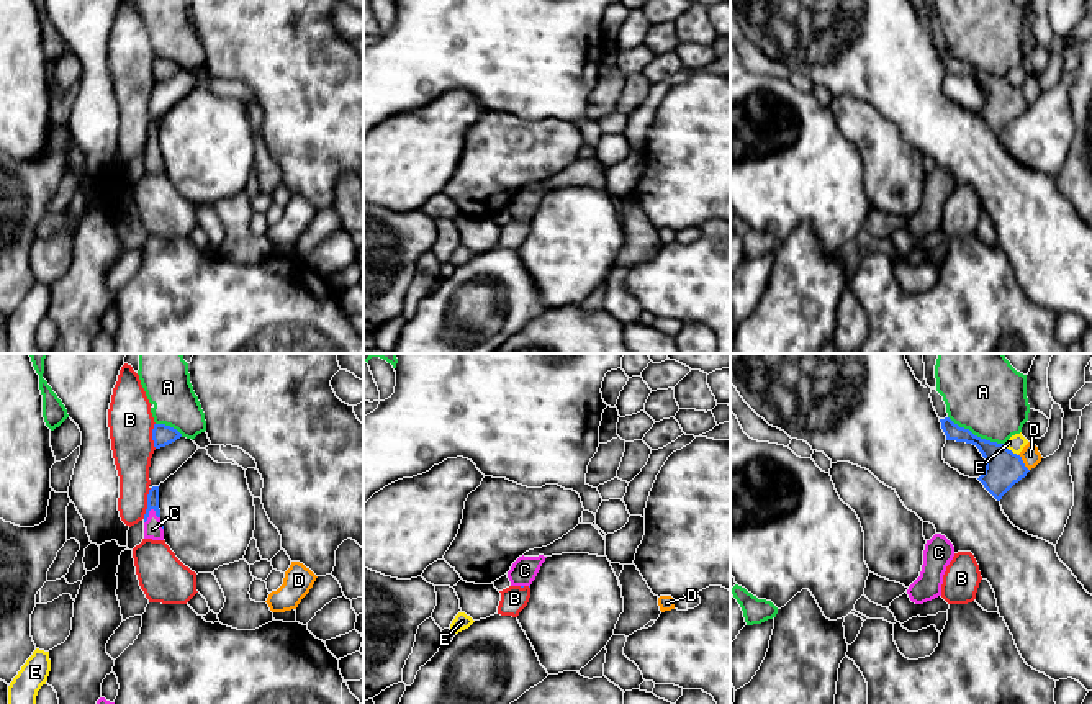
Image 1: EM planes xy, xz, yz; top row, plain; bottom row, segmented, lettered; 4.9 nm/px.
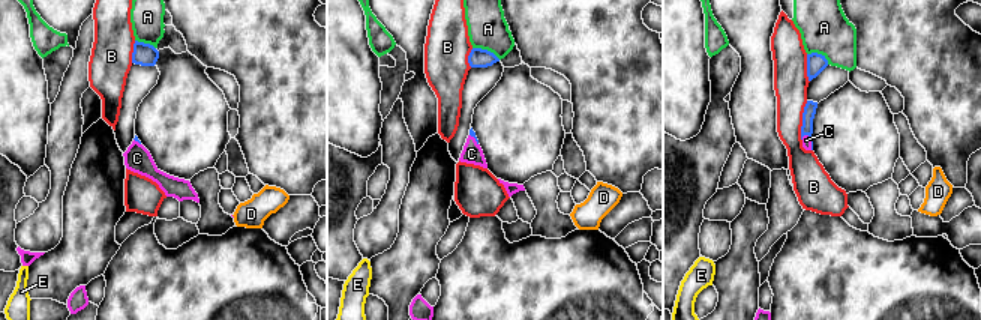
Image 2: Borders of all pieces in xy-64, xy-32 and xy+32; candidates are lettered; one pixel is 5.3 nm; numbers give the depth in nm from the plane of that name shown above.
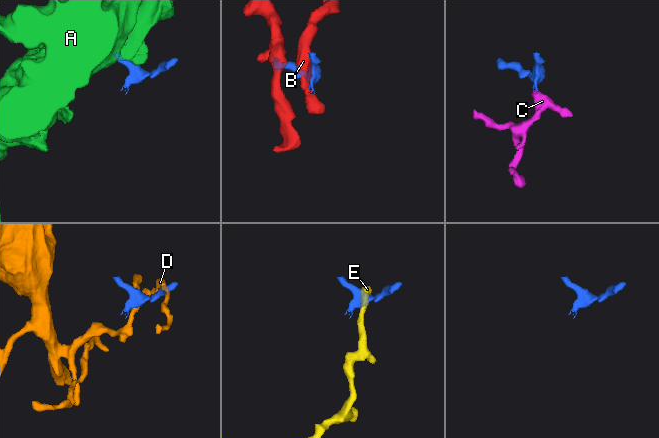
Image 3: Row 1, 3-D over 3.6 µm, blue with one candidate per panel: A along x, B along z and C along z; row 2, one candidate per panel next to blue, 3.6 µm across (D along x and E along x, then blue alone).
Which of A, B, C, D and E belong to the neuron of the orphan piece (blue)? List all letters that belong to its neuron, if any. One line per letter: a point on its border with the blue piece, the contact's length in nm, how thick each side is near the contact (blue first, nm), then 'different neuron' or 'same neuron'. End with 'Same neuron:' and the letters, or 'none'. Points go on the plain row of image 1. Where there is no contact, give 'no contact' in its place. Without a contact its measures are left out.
A: yz (976, 69) | 320 nm | 180/360 nm | different neuron
B: xy (148, 136) | 160 nm | 60/180 nm | different neuron
C: xy (148, 149) | 90 nm | 60/90 nm | same neuron
D: yz (1022, 95) | 100 nm | 180/90 nm | different neuron
E: yz (1010, 84) | 90 nm | 180/80 nm | different neuron
Same neuron: C

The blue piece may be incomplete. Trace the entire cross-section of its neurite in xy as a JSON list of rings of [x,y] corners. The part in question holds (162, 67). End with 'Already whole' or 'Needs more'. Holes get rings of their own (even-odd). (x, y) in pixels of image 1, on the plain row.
[[[154,57],[152,74],[156,82],[165,80],[180,70],[182,67],[177,62],[165,57]]]. Already whole

